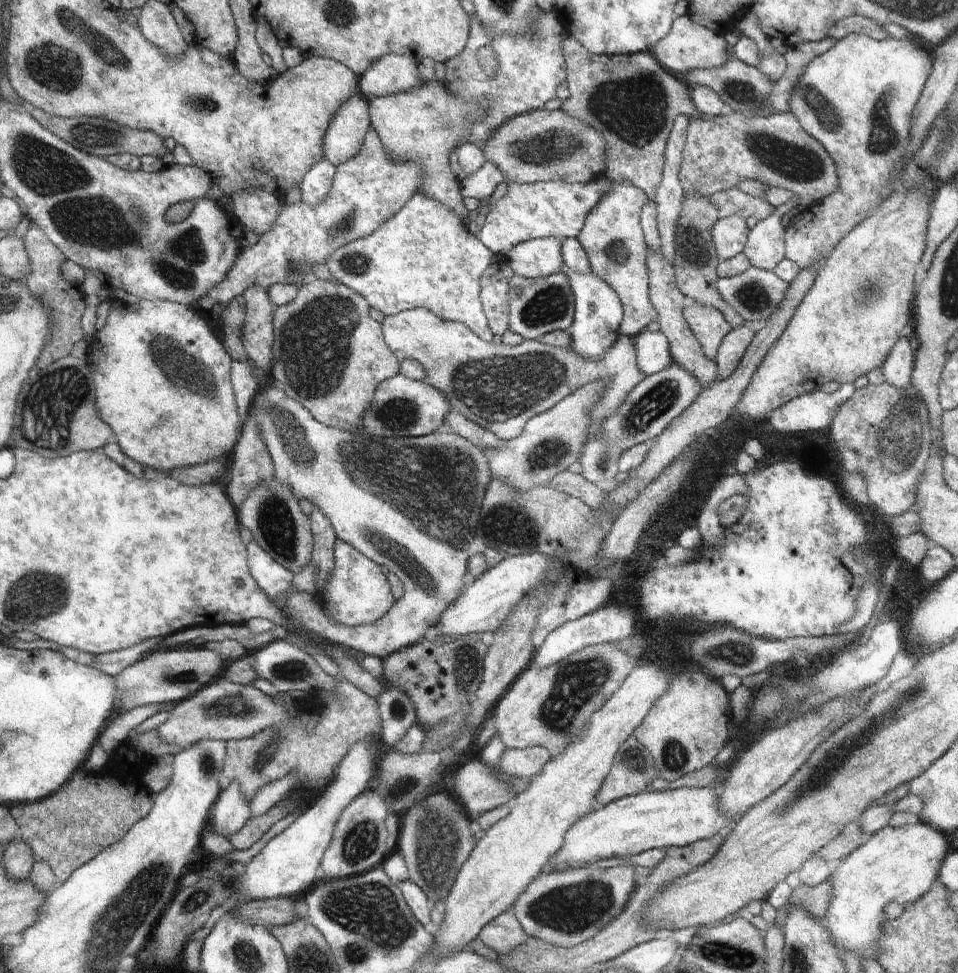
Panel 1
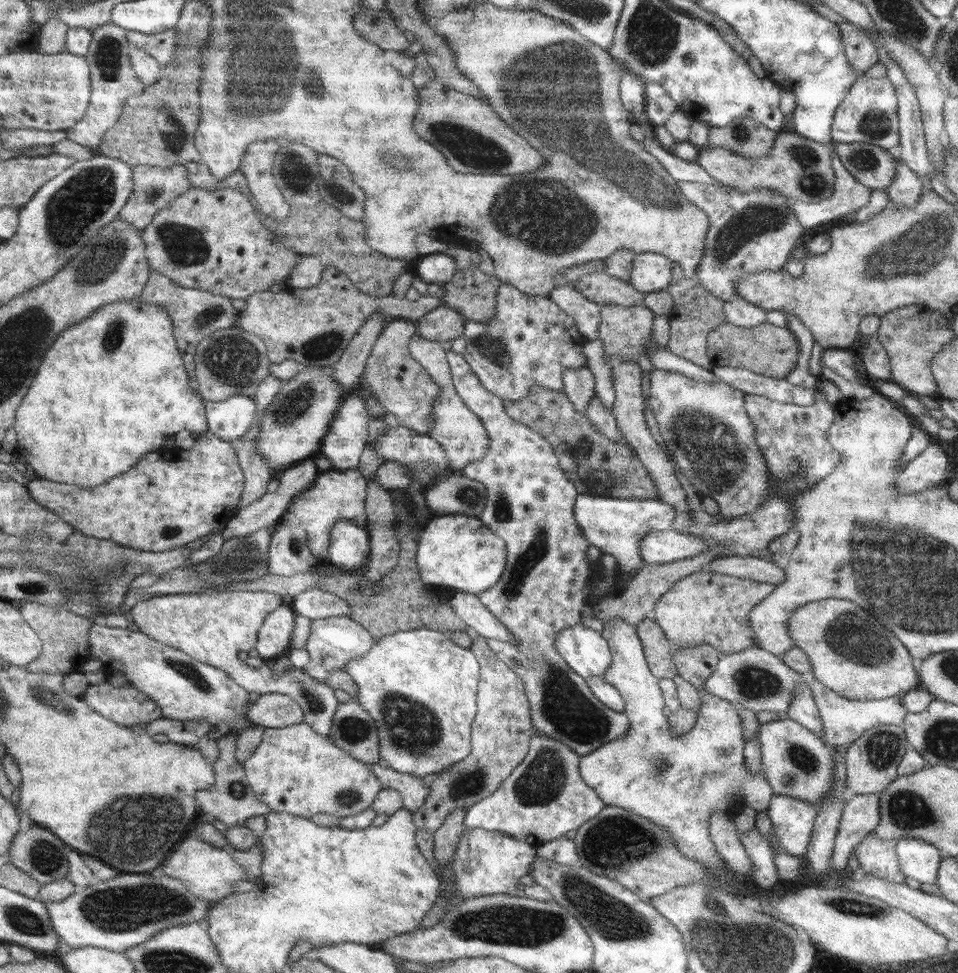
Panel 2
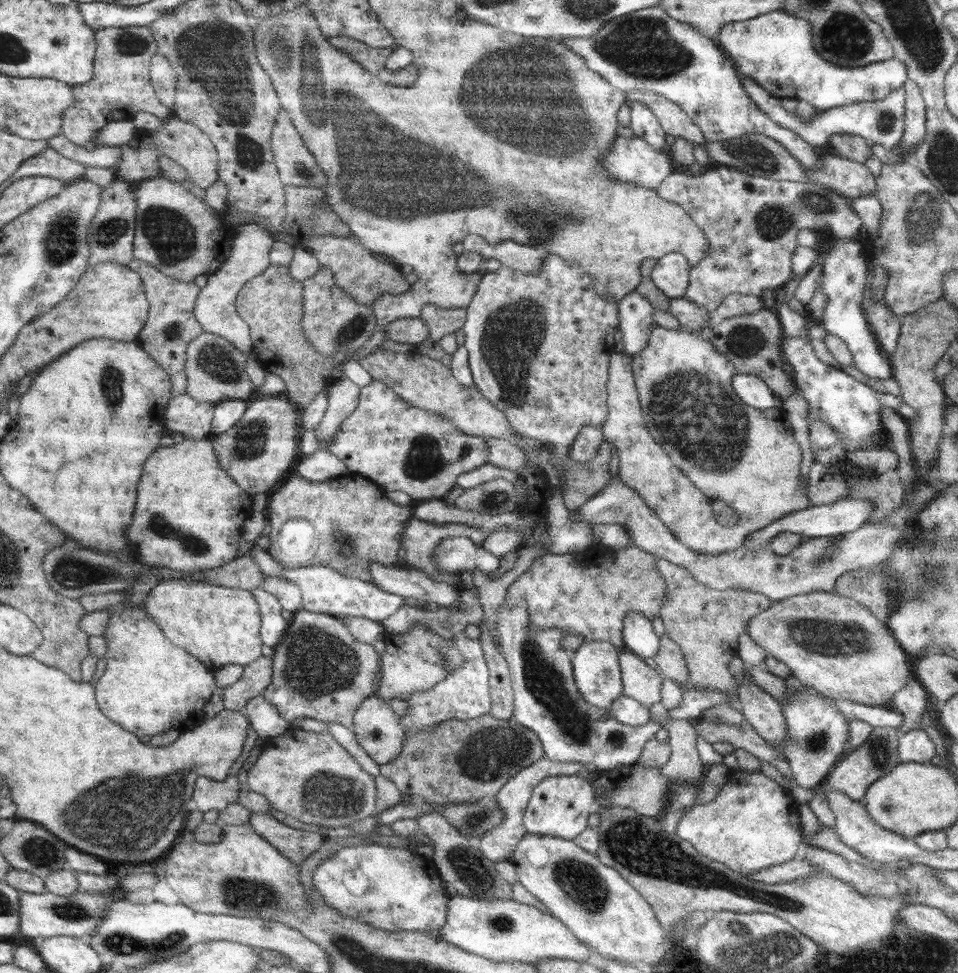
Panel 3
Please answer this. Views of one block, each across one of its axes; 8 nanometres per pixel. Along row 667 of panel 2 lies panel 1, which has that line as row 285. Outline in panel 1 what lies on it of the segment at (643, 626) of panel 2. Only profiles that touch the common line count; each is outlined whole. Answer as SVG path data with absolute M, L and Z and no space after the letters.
M650 250L646 252L646 262L649 272L649 294L650 302L658 314L658 324L660 324L660 331L668 340L670 346L670 354L672 355L673 362L684 366L704 389L709 385L718 381L718 368L716 362L706 358L698 340L694 336L690 326L683 316L684 308L686 308L687 298L678 290L675 280L675 270L672 264L662 256L661 250Z

